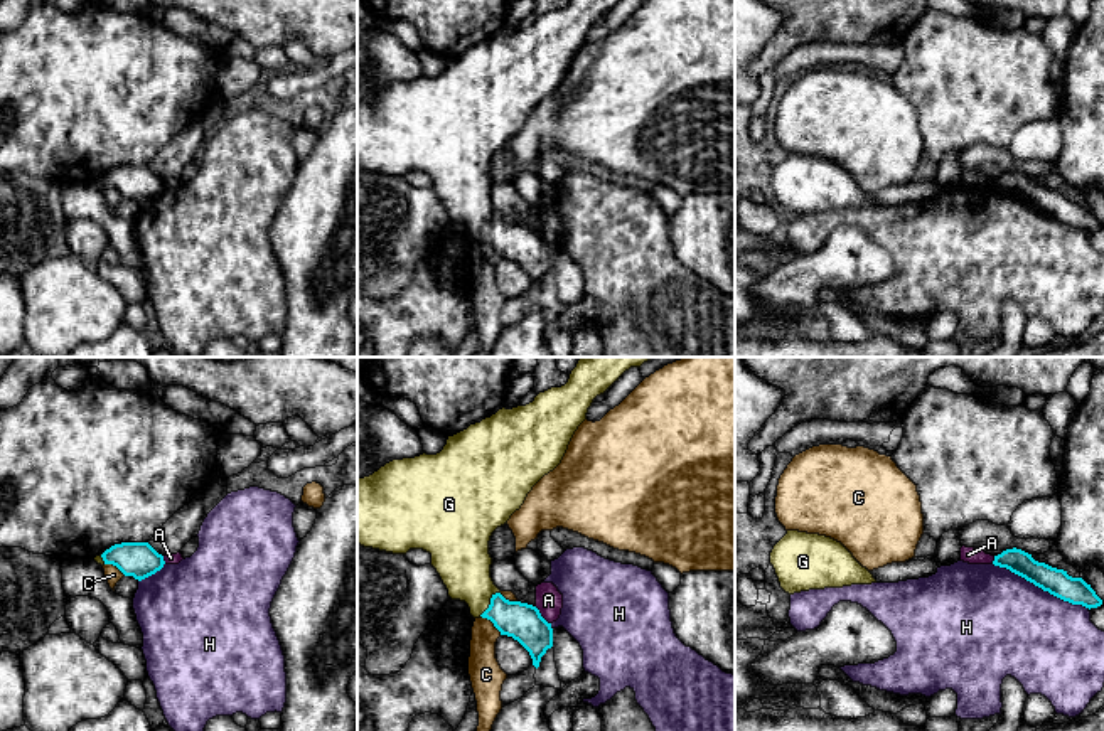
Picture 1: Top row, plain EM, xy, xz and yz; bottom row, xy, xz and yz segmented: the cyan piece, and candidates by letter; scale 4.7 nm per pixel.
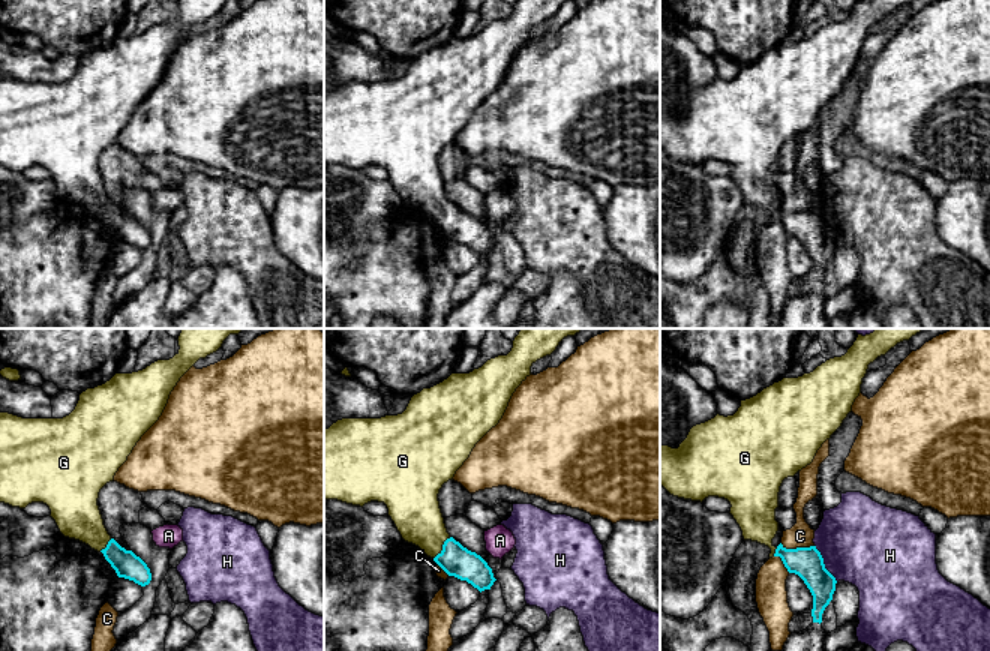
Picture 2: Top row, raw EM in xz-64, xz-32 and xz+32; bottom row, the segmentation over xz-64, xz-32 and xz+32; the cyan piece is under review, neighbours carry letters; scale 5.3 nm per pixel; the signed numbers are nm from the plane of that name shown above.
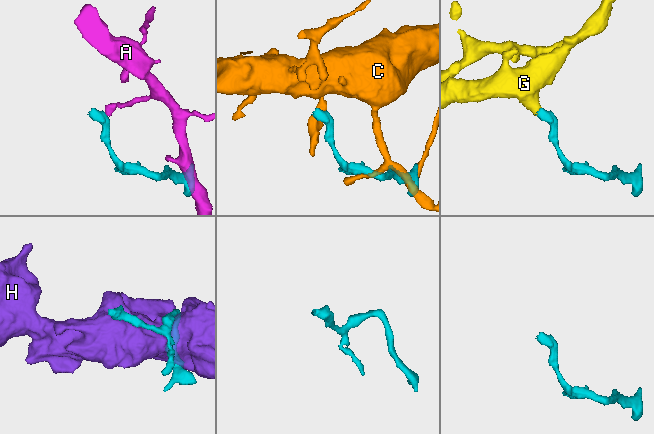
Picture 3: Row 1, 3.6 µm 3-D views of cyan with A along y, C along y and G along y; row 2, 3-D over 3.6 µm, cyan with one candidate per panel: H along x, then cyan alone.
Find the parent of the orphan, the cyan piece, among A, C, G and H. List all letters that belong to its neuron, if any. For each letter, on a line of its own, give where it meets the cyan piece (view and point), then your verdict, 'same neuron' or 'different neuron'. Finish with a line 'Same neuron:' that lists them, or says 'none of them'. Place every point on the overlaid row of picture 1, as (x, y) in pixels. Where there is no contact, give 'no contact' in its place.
A: xz (540, 615) | different neuron
C: xz (493, 622) | different neuron
G: xz (491, 603) | same neuron
H: yz (1042, 588) | different neuron
Same neuron: G

